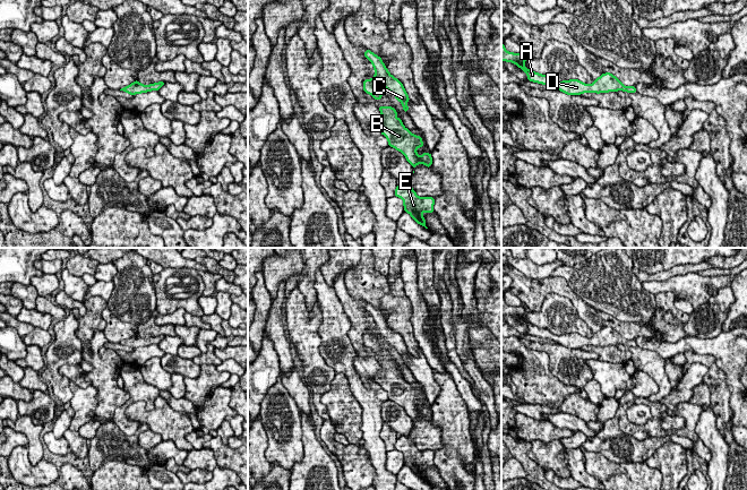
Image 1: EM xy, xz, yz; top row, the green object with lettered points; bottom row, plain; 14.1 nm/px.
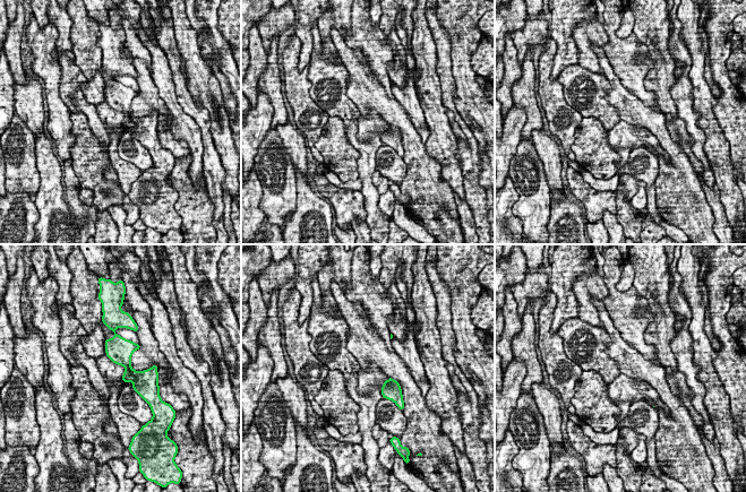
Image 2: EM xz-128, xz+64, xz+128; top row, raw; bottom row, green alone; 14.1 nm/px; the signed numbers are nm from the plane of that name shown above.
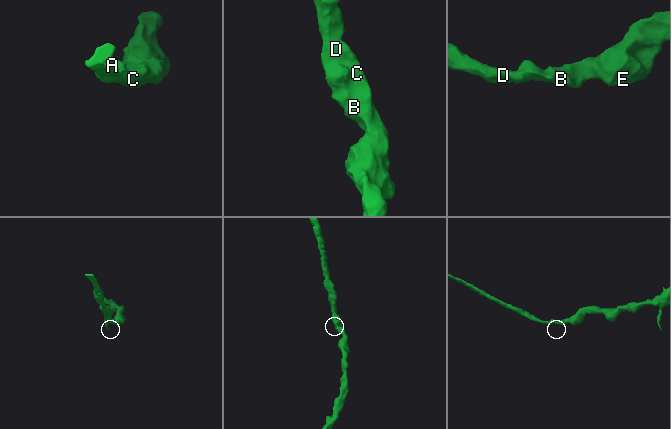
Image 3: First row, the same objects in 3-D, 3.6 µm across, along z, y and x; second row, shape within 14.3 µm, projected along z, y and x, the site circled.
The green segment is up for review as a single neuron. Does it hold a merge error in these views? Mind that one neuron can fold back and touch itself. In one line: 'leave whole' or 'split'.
leave whole

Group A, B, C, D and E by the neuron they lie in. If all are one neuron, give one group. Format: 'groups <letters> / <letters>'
groups A B C D E

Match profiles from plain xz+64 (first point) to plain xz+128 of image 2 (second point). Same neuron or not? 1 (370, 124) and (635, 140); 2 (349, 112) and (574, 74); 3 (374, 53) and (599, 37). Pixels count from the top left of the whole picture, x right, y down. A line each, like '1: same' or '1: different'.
1: same
2: same
3: different

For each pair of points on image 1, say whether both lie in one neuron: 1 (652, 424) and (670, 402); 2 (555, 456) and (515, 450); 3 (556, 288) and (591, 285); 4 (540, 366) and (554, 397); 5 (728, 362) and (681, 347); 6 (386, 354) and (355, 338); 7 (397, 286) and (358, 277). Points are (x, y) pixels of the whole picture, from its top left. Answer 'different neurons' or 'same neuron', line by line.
1: different neurons
2: different neurons
3: different neurons
4: same neuron
5: same neuron
6: same neuron
7: different neurons

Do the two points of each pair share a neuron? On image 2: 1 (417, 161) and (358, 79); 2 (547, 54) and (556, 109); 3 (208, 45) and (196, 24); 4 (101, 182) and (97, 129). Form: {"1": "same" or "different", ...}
{"1": "same", "2": "same", "3": "different", "4": "different"}

